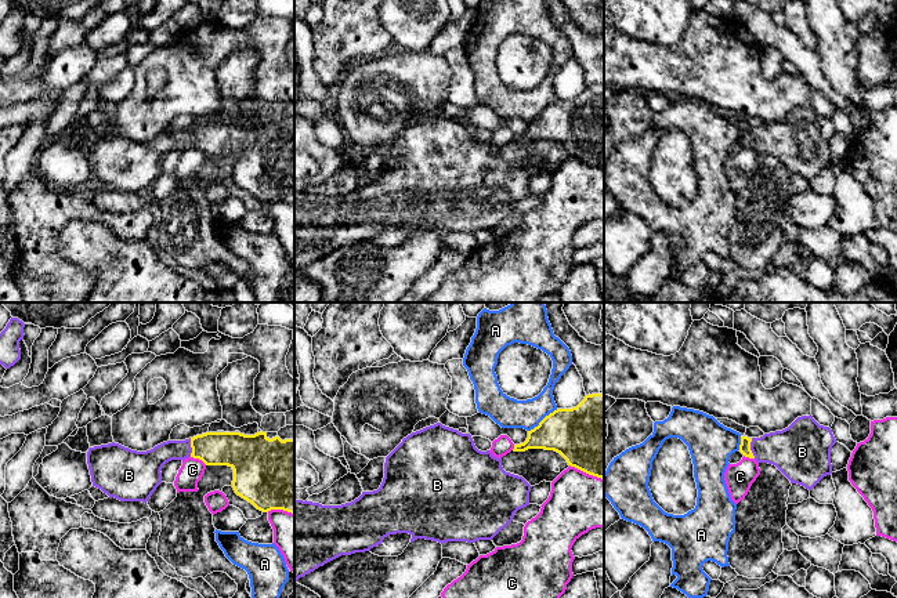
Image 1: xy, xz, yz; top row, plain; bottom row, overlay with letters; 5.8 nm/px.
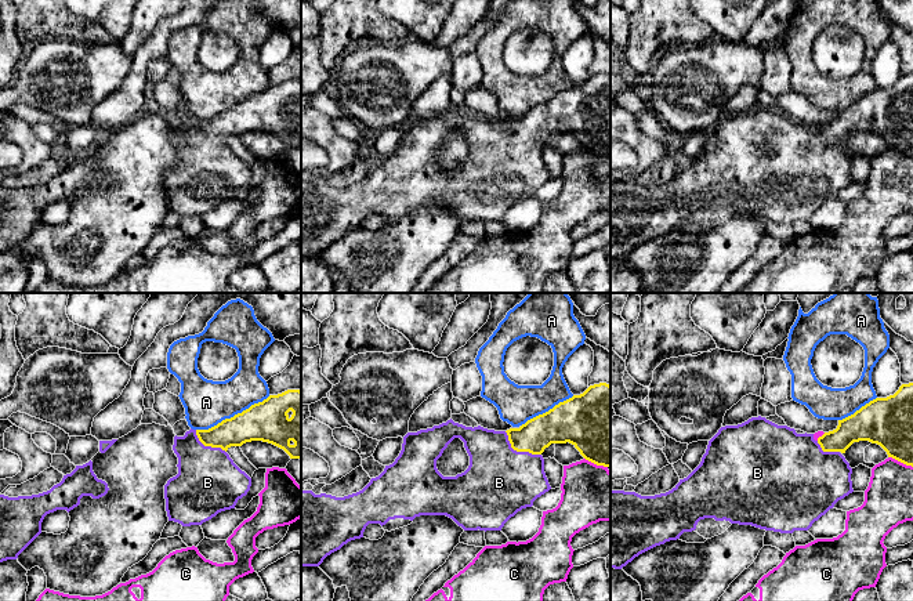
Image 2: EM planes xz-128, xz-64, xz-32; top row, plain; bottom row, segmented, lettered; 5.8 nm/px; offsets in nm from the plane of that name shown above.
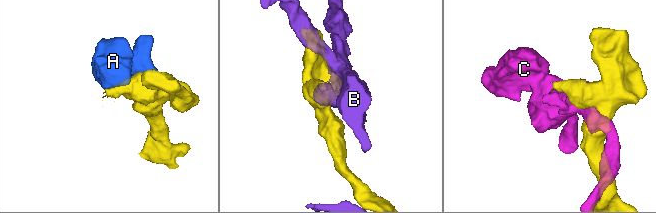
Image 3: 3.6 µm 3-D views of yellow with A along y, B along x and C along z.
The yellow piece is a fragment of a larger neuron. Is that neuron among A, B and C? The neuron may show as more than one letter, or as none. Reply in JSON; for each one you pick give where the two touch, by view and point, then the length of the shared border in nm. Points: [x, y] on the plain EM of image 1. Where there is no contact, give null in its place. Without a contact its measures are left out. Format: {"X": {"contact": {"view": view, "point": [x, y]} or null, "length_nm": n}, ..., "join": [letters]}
{"B": {"contact": {"view": "yz", "point": [749, 138]}, "length_nm": 120}, "join": ["B"]}

